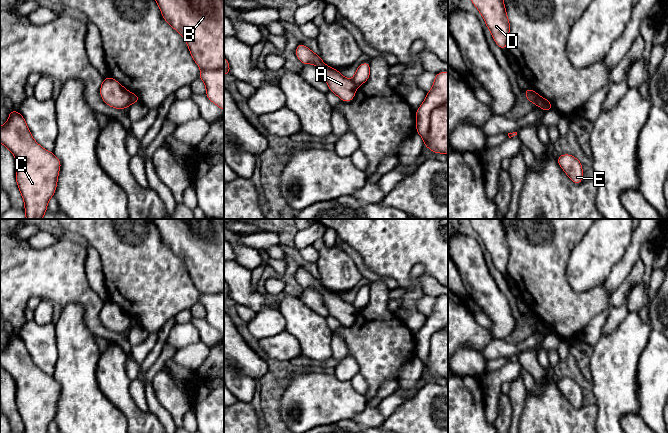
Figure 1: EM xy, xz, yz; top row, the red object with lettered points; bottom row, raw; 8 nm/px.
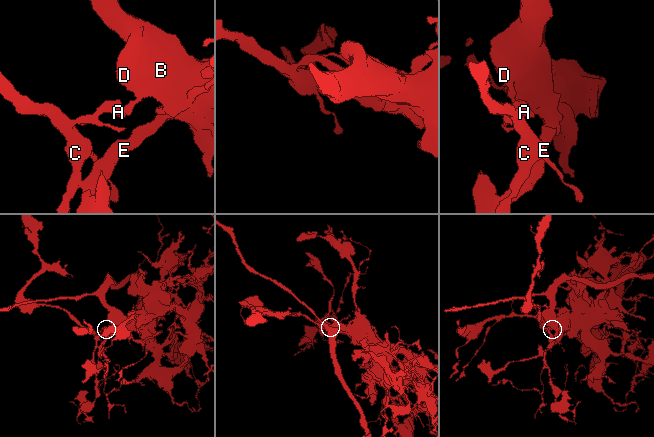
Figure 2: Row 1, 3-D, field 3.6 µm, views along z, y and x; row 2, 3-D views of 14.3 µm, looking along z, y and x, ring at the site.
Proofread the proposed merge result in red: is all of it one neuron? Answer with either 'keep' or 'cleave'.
cleave

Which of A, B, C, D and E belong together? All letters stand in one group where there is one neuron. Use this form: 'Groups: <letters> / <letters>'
Groups: A C / B D E

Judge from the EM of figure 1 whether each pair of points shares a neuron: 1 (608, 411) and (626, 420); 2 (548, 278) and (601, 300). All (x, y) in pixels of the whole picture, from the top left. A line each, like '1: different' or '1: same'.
1: different
2: same

